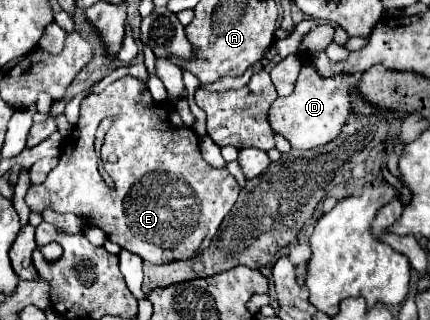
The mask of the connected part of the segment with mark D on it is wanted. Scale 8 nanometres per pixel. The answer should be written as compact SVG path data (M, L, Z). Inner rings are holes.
M302 55L302 71L294 91L288 97L278 97L270 107L270 125L282 133L292 149L320 147L338 137L350 115L350 91L356 87L356 75L336 75L324 79L316 73L316 67L308 55Z

